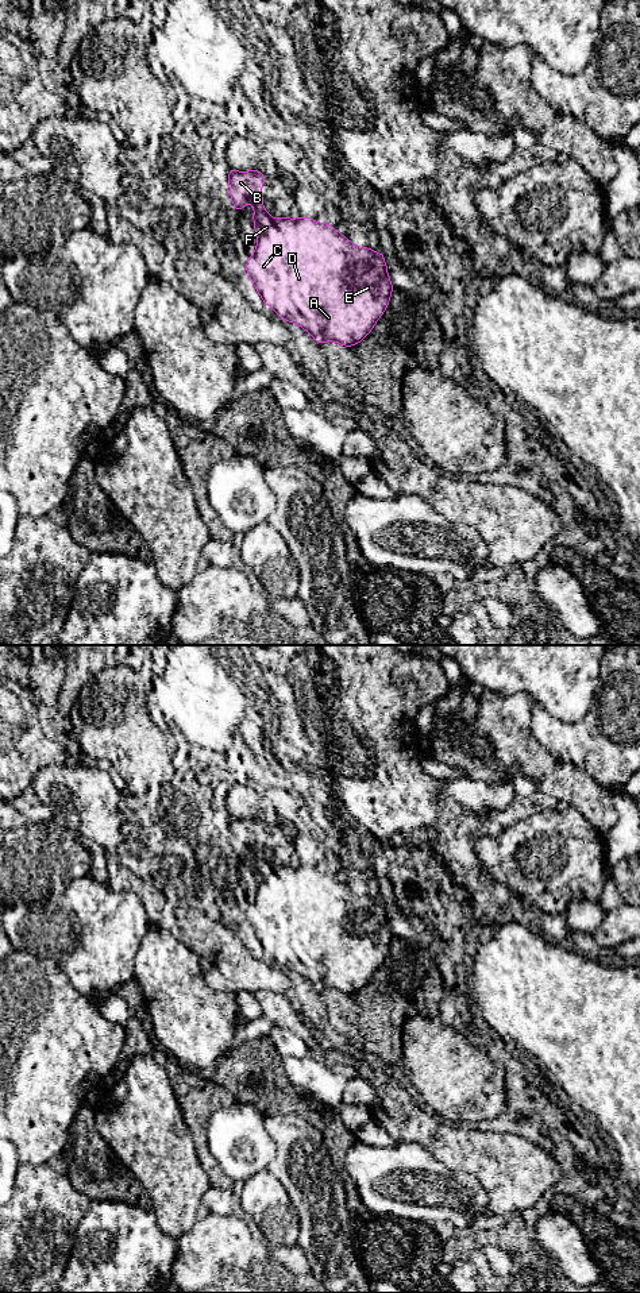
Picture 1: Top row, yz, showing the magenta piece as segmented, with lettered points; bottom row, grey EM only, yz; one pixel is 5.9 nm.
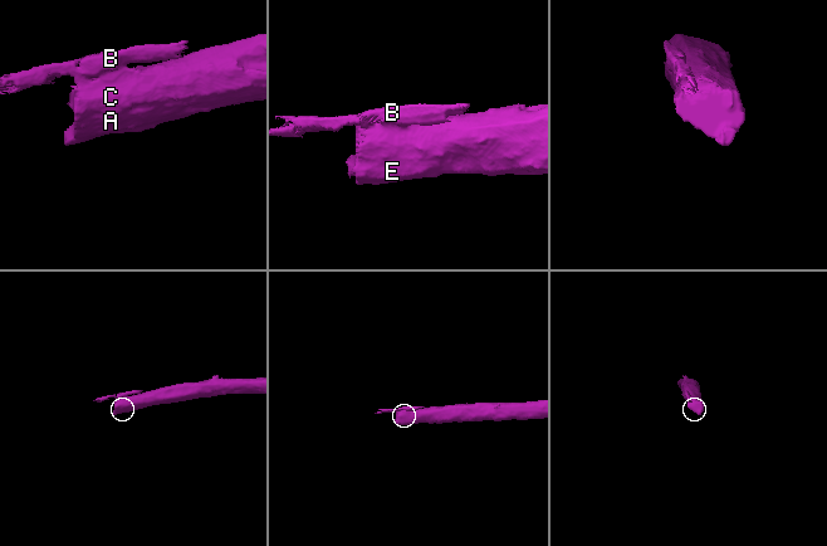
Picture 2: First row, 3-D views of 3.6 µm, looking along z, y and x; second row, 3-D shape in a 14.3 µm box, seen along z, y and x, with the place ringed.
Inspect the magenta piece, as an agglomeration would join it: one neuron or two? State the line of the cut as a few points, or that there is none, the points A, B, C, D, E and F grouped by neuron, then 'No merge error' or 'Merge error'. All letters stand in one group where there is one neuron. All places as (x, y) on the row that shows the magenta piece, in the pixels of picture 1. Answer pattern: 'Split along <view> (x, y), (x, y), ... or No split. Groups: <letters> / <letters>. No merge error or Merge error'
Split along yz (254, 205), (262, 208). Groups: A C D E F / B. Merge error

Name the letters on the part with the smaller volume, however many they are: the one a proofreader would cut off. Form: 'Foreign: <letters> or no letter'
Foreign: B

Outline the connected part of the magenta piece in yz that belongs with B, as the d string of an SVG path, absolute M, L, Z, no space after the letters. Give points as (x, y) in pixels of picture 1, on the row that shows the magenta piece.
M258 169L246 173L231 170L228 171L230 193L231 200L238 212L243 209L247 201L252 201L254 207L263 208L263 197L261 196L261 189L266 175L263 175Z

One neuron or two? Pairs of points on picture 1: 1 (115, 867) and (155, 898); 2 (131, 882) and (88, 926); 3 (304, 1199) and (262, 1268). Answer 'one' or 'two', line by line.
1: one
2: two
3: two

